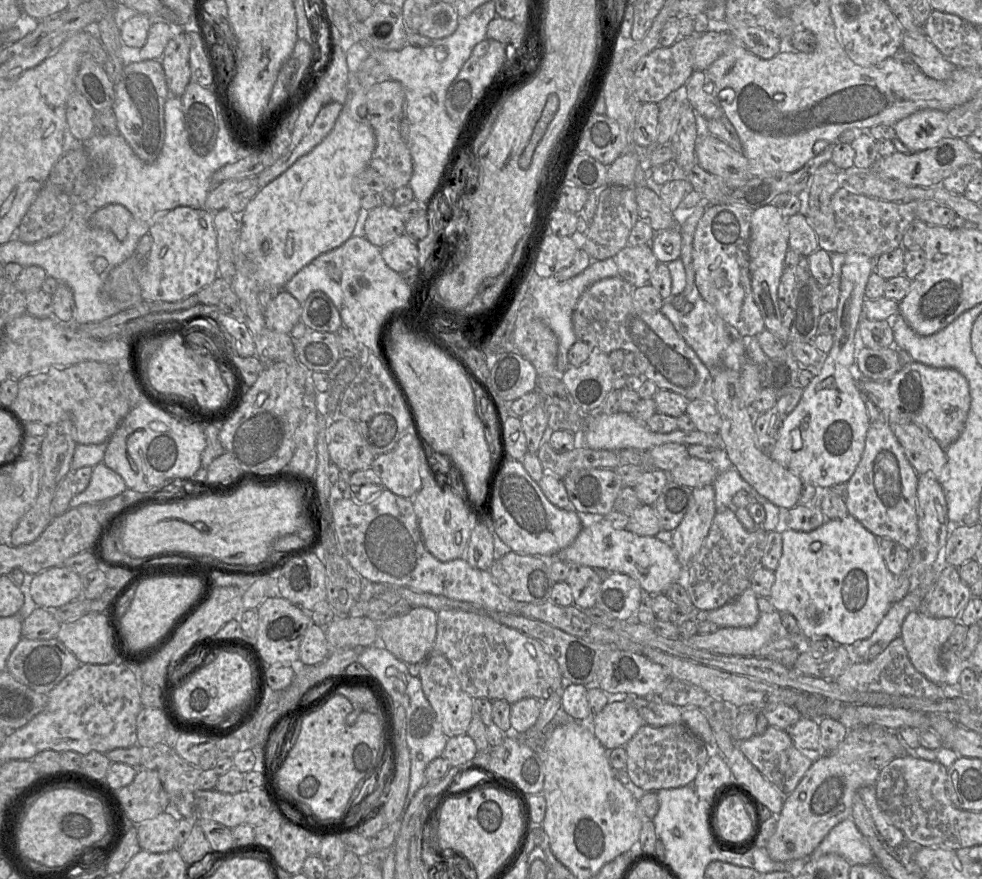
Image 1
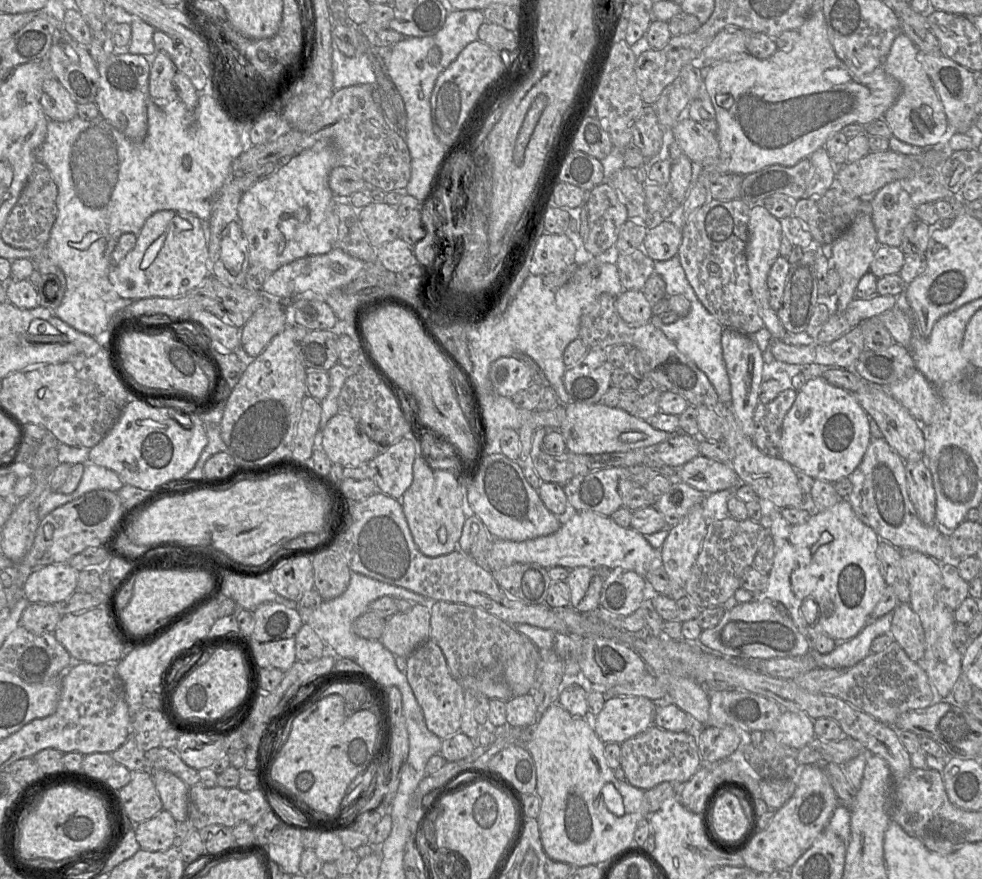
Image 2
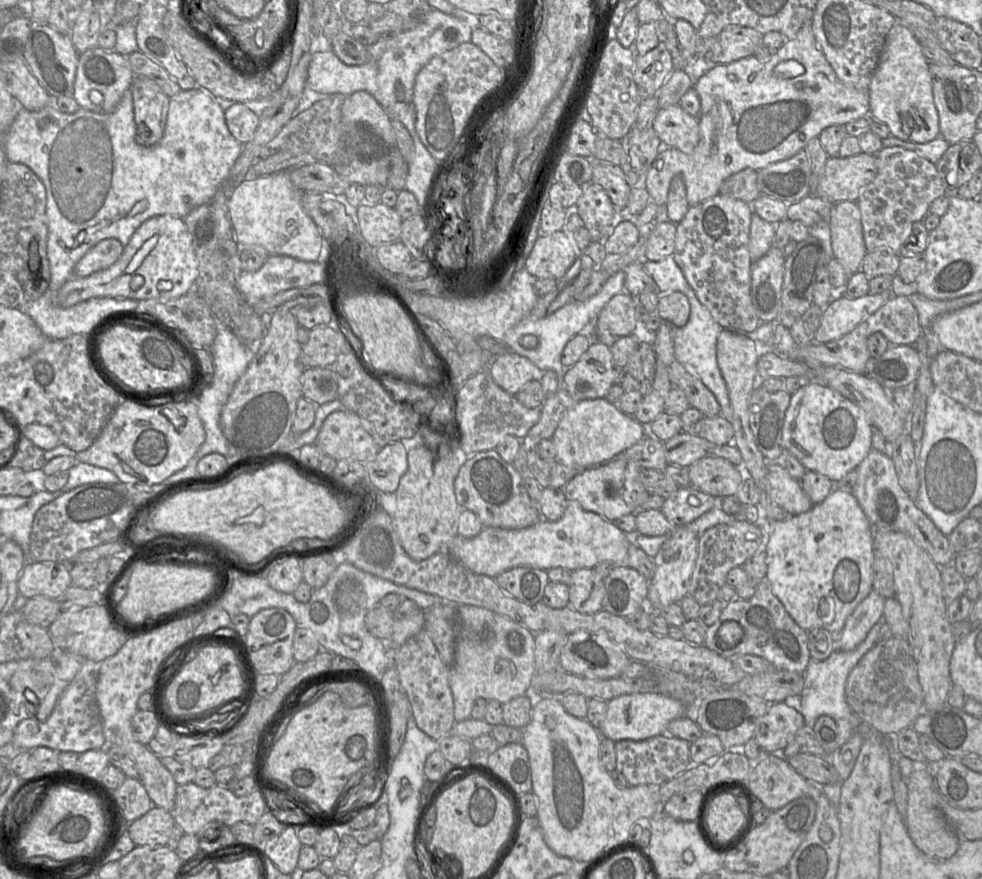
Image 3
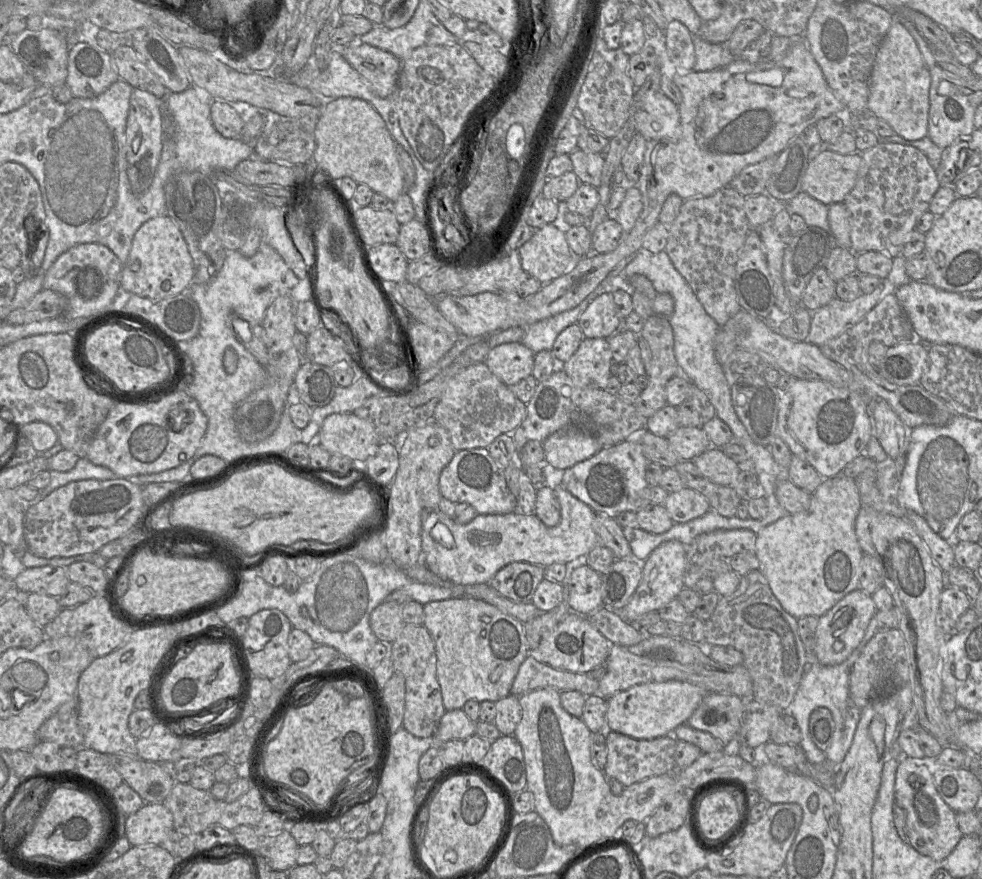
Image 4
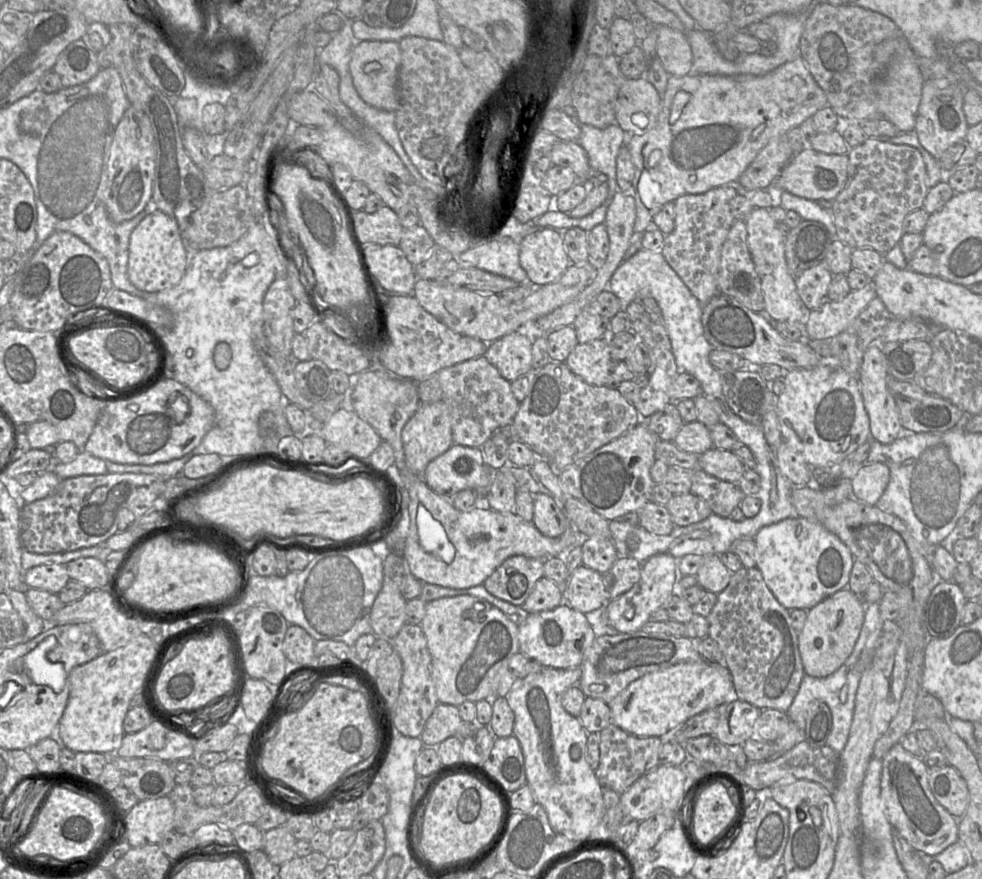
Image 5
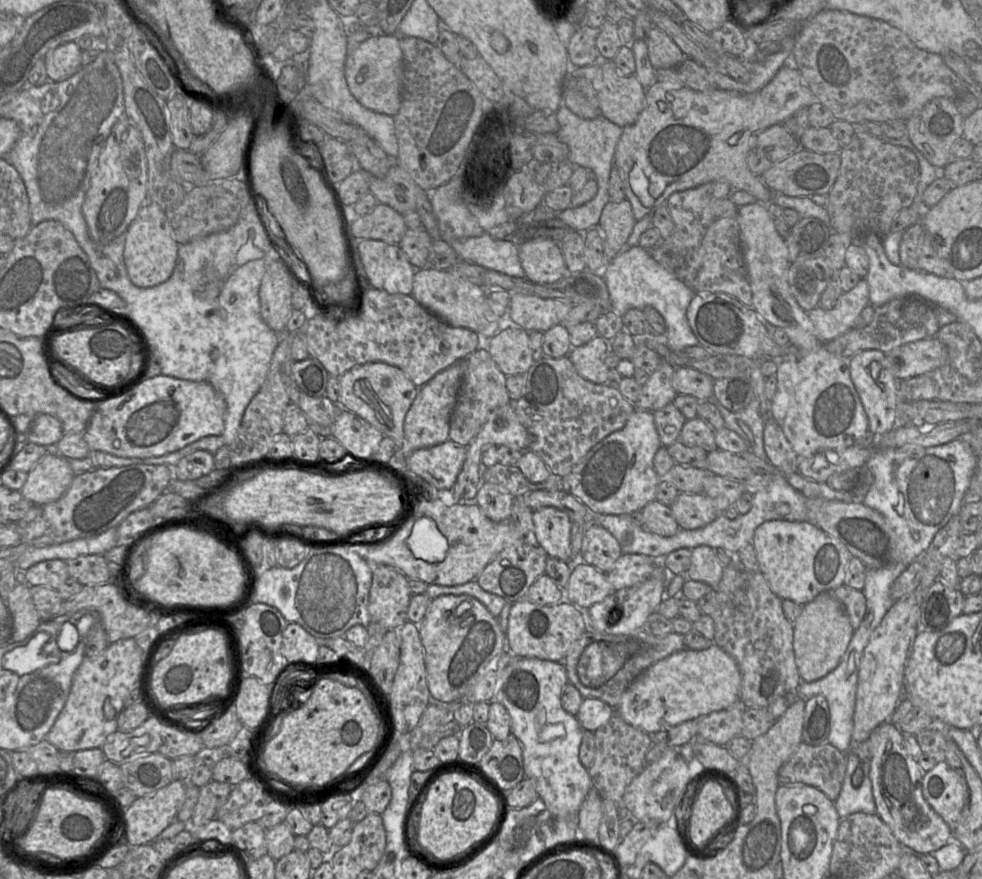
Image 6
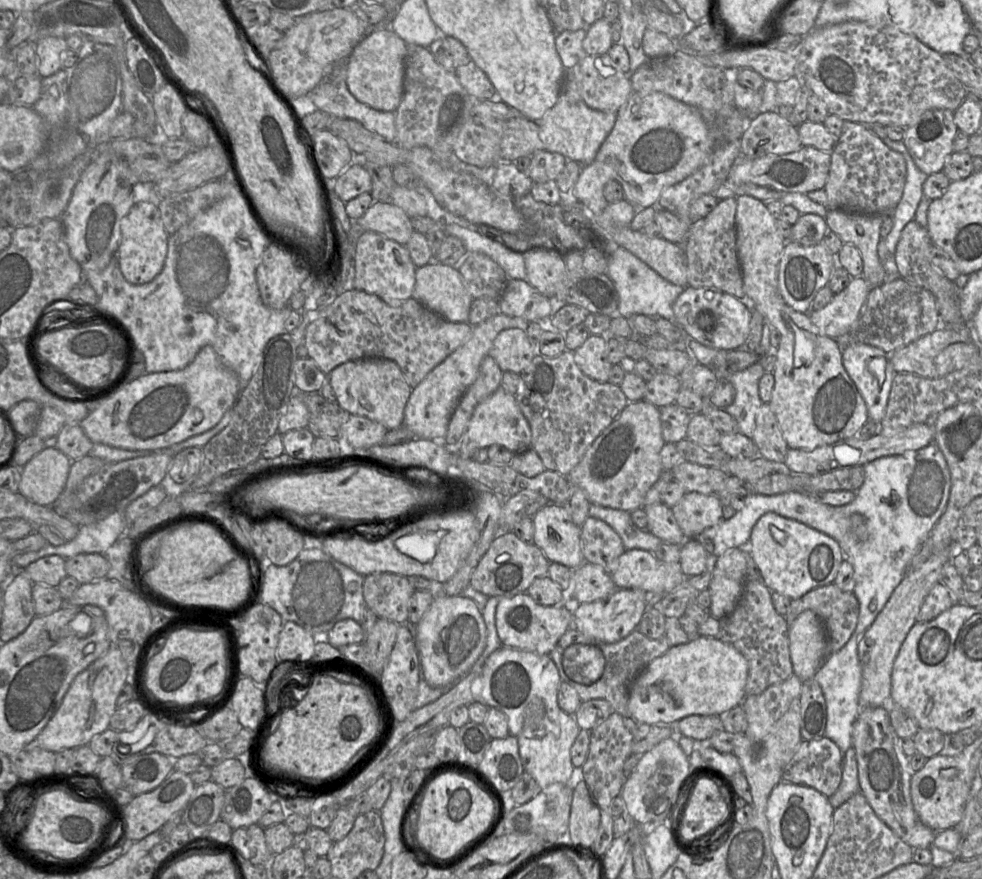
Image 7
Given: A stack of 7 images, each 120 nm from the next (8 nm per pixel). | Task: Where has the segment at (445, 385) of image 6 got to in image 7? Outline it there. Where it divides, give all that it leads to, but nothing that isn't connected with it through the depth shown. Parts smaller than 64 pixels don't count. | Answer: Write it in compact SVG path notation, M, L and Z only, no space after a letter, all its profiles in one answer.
M501 312L473 326L470 339L437 365L410 394L404 409L404 425L415 438L443 441L451 414L464 392L478 377L483 359L497 335L509 328L520 328L526 332L527 321Z

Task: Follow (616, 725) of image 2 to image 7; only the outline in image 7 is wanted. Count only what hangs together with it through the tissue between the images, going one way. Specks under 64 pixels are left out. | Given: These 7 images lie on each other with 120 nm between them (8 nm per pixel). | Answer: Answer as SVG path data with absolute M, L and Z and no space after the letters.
M699 635L686 644L670 647L647 665L630 687L628 712L637 723L651 725L676 724L689 715L719 716L741 705L746 696L747 677L748 662L733 645L718 637Z

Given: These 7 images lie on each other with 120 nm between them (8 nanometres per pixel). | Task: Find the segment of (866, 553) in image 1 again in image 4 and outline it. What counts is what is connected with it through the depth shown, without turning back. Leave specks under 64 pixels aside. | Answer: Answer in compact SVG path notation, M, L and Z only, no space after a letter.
M839 474L822 481L812 494L807 511L786 514L756 534L759 571L766 578L782 608L795 619L804 616L819 618L847 594L859 589L860 566L864 553L856 535L855 523L862 507L856 479Z

